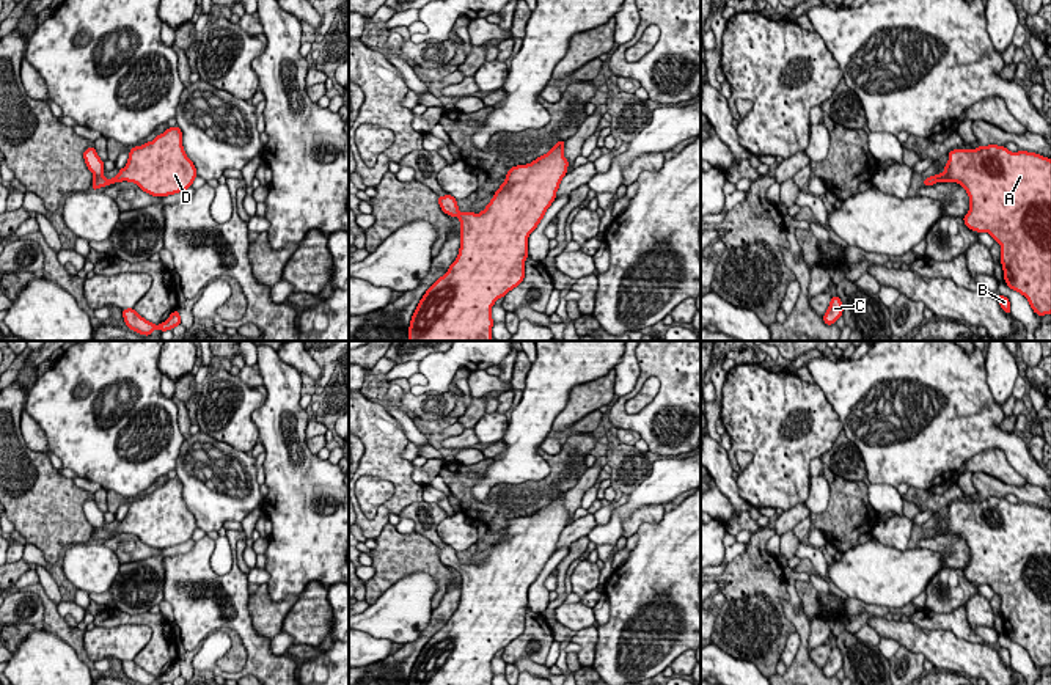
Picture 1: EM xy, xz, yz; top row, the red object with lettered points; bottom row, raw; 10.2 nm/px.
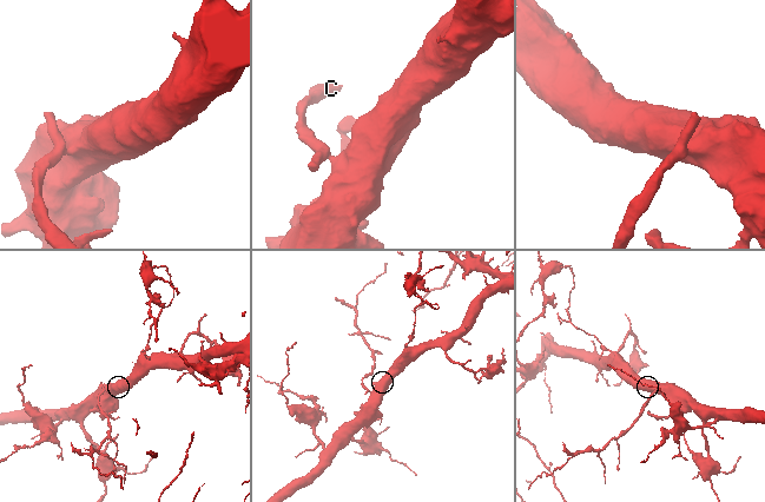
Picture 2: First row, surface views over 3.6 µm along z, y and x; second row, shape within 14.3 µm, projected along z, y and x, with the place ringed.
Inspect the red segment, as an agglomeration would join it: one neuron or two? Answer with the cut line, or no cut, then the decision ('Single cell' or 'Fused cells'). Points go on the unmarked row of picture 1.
No split. Single cell

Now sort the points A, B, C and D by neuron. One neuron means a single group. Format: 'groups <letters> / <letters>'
groups A B C D

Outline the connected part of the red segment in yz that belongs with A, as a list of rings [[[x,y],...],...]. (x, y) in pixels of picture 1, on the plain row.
[[[988,496],[976,501],[952,501],[944,523],[924,531],[924,537],[957,534],[969,548],[969,562],[963,569],[971,583],[988,584],[1001,597],[1004,633],[1024,647],[1035,666],[1051,666],[1051,511],[1035,504],[1012,504],[1005,498]]]

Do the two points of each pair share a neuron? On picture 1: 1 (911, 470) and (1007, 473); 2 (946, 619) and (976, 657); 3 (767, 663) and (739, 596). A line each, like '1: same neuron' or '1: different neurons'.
1: different neurons
2: different neurons
3: same neuron

